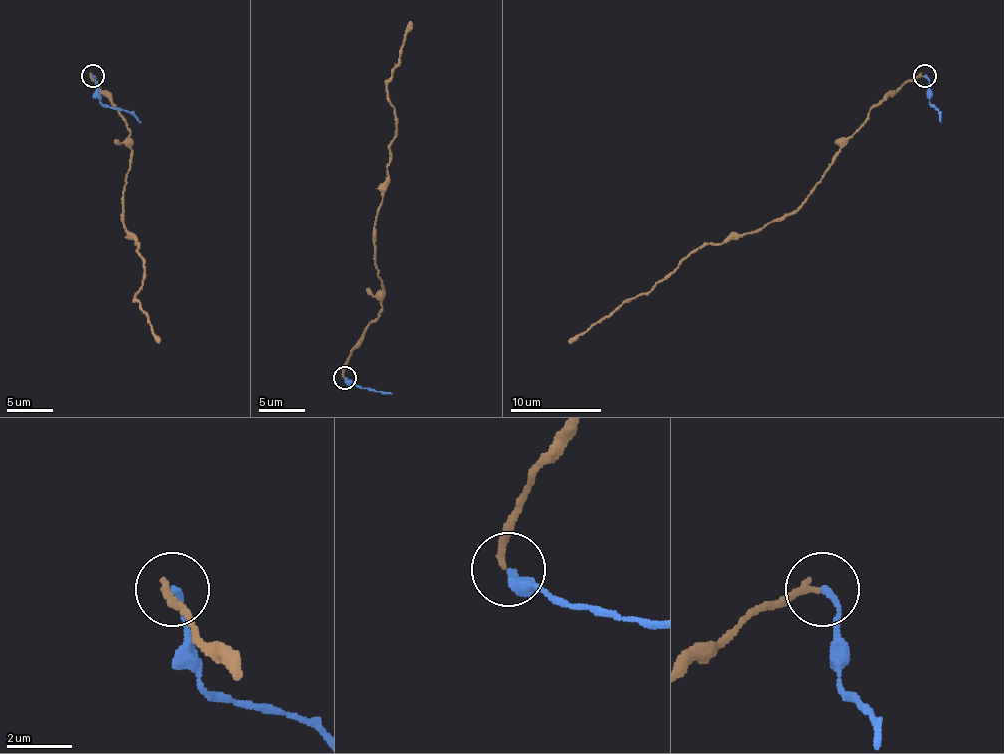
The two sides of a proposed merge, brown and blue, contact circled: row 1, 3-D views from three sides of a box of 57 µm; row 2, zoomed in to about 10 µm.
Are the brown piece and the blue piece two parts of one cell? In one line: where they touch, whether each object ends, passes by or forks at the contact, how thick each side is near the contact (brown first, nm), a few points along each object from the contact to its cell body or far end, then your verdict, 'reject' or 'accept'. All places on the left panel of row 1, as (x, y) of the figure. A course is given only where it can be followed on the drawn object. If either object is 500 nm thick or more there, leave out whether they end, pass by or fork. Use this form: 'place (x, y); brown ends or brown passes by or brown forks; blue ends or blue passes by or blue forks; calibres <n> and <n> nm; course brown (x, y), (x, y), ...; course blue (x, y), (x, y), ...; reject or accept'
place (93, 76); brown ends; blue ends; calibres 200 and 180 nm; course brown (92, 76), (128, 131), (131, 170), (124, 186), (122, 220), (138, 247), (144, 273), (135, 298), (158, 341); course blue (92, 76), (97, 81), (97, 97), (106, 106), (128, 111), (140, 122); reject

